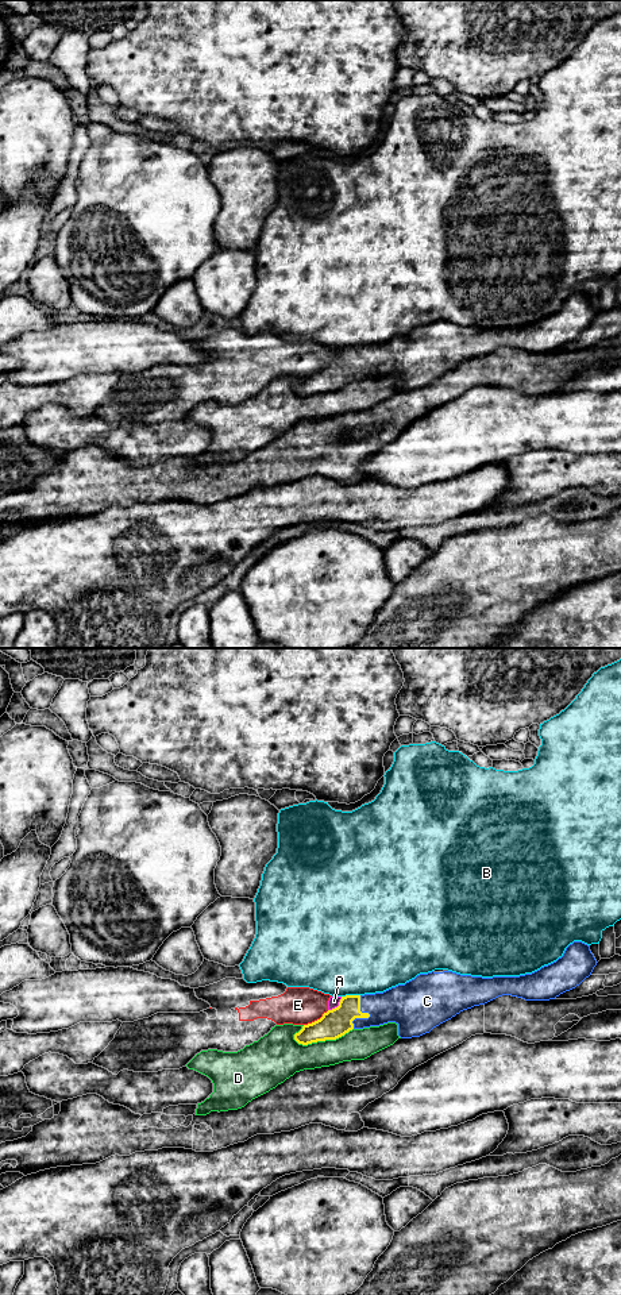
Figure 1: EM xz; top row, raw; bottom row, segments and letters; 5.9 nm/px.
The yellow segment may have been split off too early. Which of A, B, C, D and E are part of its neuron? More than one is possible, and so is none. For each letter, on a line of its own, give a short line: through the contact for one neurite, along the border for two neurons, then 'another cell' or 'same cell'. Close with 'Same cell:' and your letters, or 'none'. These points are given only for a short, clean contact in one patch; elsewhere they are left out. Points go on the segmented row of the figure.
A: line xz (342, 997), (339, 1003), (328, 1010); another cell
B: another cell
C: same cell
D: another cell
E: another cell
Same cell: C

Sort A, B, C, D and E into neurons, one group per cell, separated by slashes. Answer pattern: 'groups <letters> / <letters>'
groups A E / B / C / D

